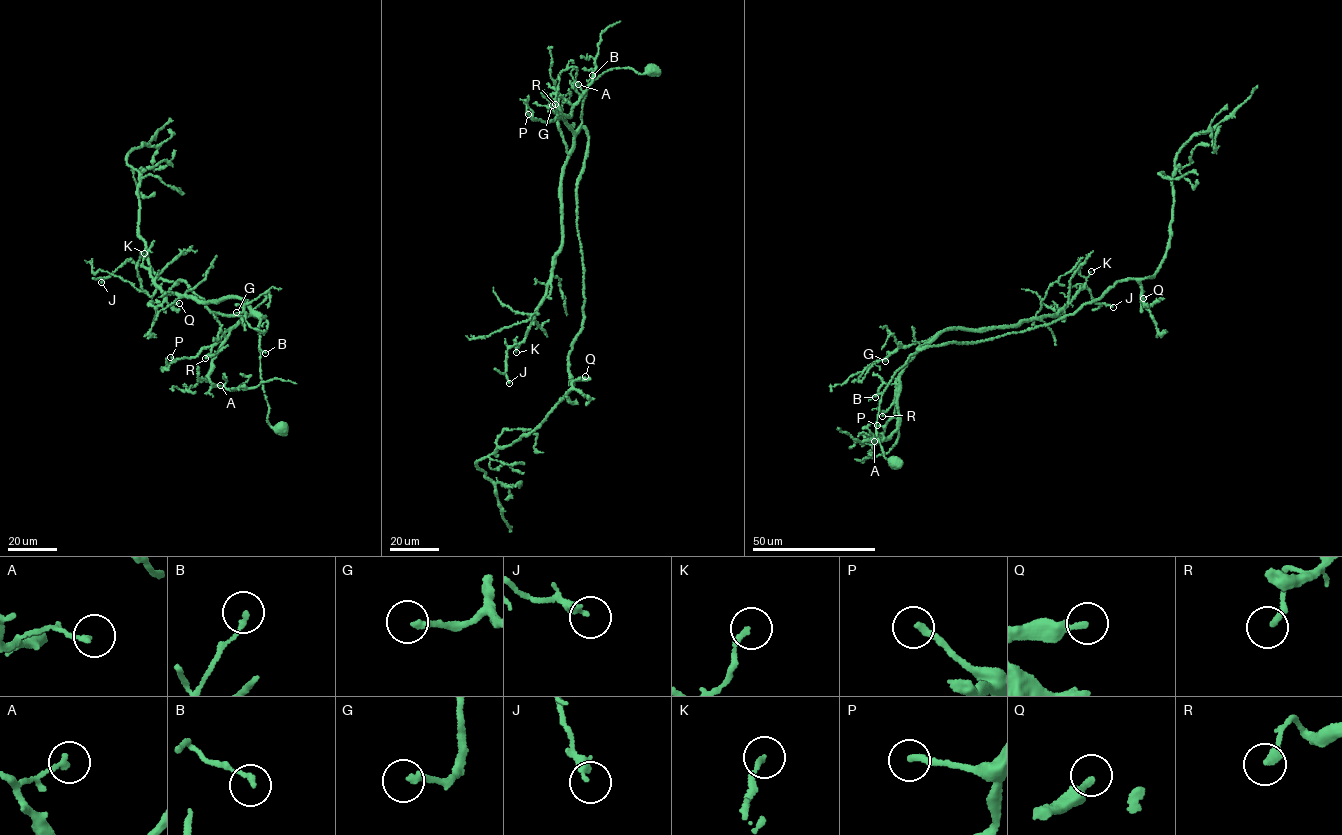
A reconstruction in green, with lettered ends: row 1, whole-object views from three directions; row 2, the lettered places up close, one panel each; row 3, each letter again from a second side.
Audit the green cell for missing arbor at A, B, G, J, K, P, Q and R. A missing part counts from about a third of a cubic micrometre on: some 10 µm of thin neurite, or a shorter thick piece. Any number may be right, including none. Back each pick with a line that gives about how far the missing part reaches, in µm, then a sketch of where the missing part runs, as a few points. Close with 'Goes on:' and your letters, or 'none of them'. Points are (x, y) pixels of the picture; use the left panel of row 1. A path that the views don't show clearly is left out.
Q: 10 µm
Goes on: Q

